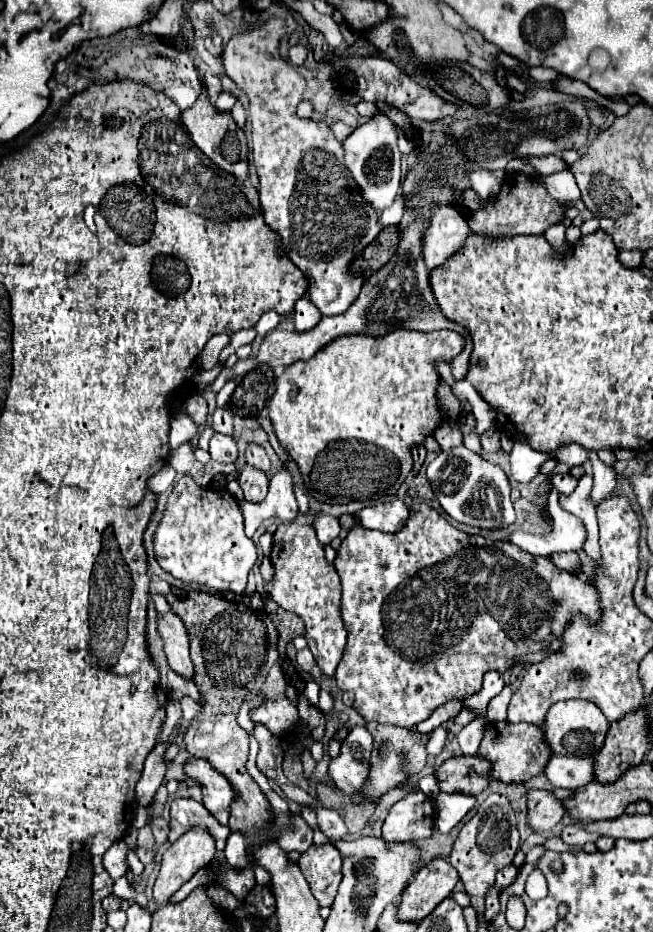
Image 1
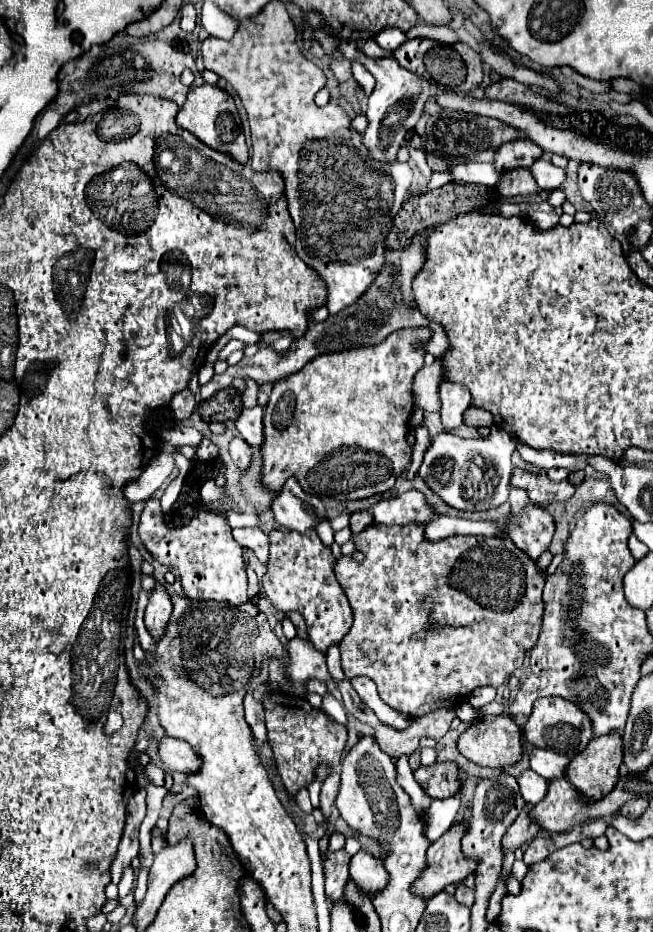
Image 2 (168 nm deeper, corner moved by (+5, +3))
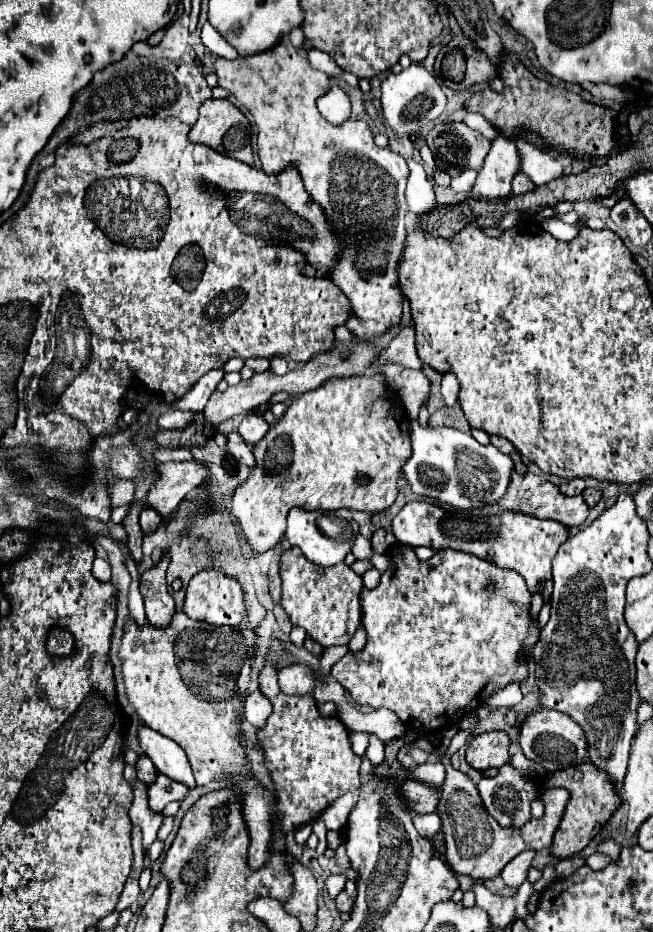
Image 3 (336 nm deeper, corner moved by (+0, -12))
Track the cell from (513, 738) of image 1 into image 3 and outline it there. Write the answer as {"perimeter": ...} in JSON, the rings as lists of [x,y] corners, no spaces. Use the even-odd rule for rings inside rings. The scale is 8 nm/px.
{"perimeter":[[[482,732],[474,736],[466,748],[466,762],[476,770],[500,768],[510,762],[510,738],[506,732]]]}

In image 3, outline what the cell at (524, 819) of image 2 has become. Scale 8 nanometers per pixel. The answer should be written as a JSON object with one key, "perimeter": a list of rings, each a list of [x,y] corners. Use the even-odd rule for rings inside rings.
{"perimeter":[[[528,850],[528,852],[518,854],[514,860],[510,860],[510,862],[506,864],[506,868],[504,868],[504,870],[502,870],[502,874],[500,874],[500,876],[504,878],[504,882],[506,882],[506,886],[518,888],[518,886],[526,880],[532,858],[534,858],[534,852],[530,852],[530,850]]]}

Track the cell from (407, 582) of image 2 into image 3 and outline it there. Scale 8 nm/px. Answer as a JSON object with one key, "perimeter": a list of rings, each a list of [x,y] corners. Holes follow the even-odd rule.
{"perimeter":[[[410,546],[400,548],[400,552],[396,552],[394,558],[394,568],[386,570],[382,574],[380,586],[374,590],[364,590],[362,592],[362,624],[368,632],[368,642],[364,646],[364,650],[356,652],[356,654],[346,654],[344,656],[344,664],[334,664],[332,666],[332,676],[344,686],[346,692],[350,692],[352,700],[358,704],[368,704],[372,708],[380,708],[386,706],[390,708],[404,724],[412,726],[412,728],[422,728],[422,730],[440,730],[446,726],[452,726],[454,722],[458,724],[462,718],[466,718],[470,712],[476,712],[478,706],[482,706],[482,702],[486,700],[486,696],[502,686],[506,686],[508,682],[522,682],[528,676],[528,668],[526,662],[520,664],[518,662],[518,652],[524,646],[526,650],[526,660],[530,658],[532,646],[538,642],[538,624],[530,620],[530,592],[524,584],[524,578],[520,574],[516,574],[514,570],[504,570],[494,566],[490,560],[480,560],[472,554],[466,552],[456,552],[456,550],[438,550],[430,560],[418,560],[418,556],[414,554],[414,550]]]}

